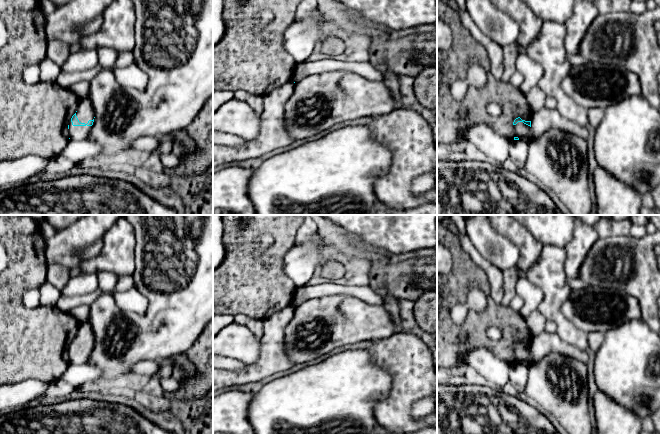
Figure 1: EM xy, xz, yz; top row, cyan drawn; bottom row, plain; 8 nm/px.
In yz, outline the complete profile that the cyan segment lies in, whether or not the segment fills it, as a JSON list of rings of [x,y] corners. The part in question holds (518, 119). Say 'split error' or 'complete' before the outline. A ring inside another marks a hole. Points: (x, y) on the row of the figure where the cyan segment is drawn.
split error | [[[520,117],[513,122],[514,125],[514,140],[529,141],[531,136],[531,121],[522,120]]]

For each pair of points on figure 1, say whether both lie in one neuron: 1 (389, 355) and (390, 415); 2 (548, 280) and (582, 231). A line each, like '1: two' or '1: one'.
1: one
2: two

